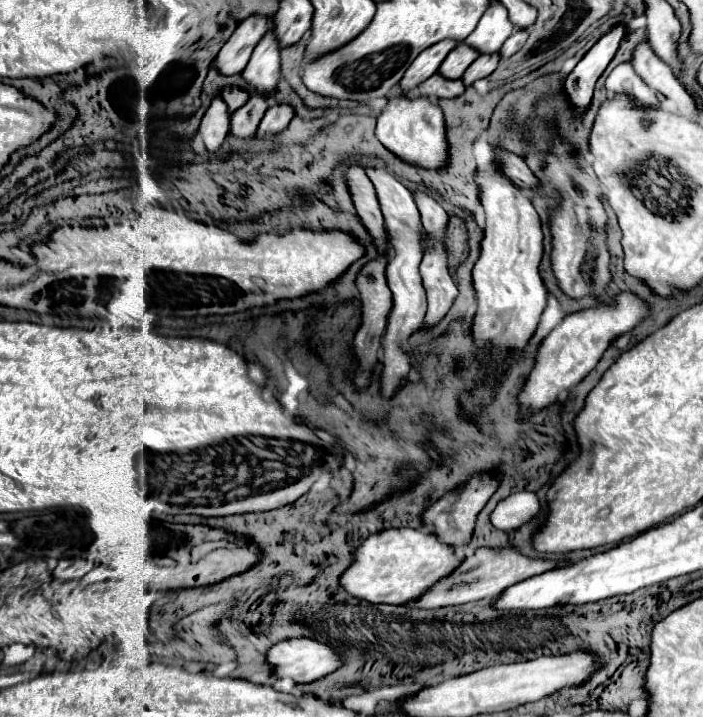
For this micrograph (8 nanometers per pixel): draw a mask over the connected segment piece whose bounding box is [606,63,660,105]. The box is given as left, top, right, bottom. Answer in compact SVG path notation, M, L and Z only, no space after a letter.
M620 63L612 69L612 73L606 79L606 91L608 93L630 93L632 97L638 97L638 101L646 105L660 105L658 95L654 89L650 89L632 69L630 63Z

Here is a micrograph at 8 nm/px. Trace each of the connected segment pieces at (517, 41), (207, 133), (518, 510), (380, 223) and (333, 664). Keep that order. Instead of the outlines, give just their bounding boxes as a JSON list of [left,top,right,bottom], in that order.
[[500,29,526,57],[200,97,230,151],[490,491,538,531],[344,165,384,243],[266,639,338,683]]

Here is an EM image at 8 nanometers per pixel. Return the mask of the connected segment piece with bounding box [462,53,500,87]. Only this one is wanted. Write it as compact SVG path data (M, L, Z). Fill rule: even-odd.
M482 53L482 55L478 55L478 59L476 59L476 61L466 69L466 73L462 75L464 85L468 87L468 85L472 85L474 81L478 81L478 79L490 75L490 73L498 67L498 59L500 59L498 53Z

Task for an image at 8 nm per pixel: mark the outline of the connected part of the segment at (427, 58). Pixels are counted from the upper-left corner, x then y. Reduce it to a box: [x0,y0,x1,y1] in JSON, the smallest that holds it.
[400,39,458,93]

